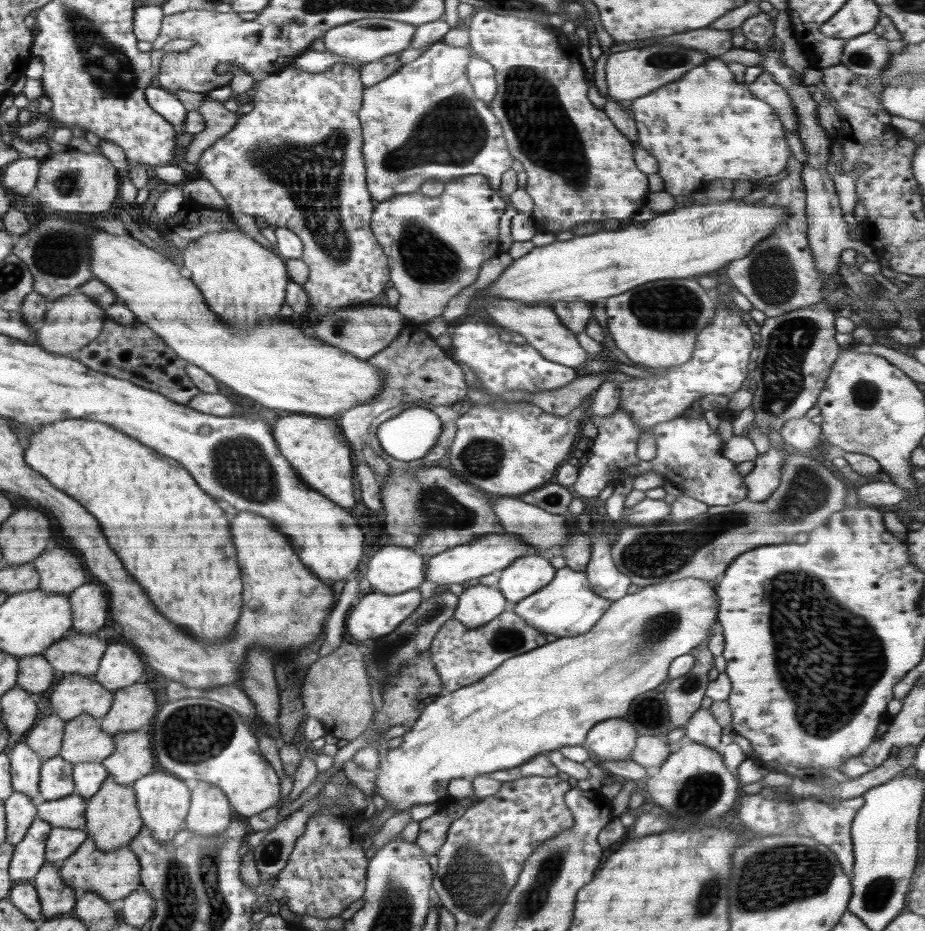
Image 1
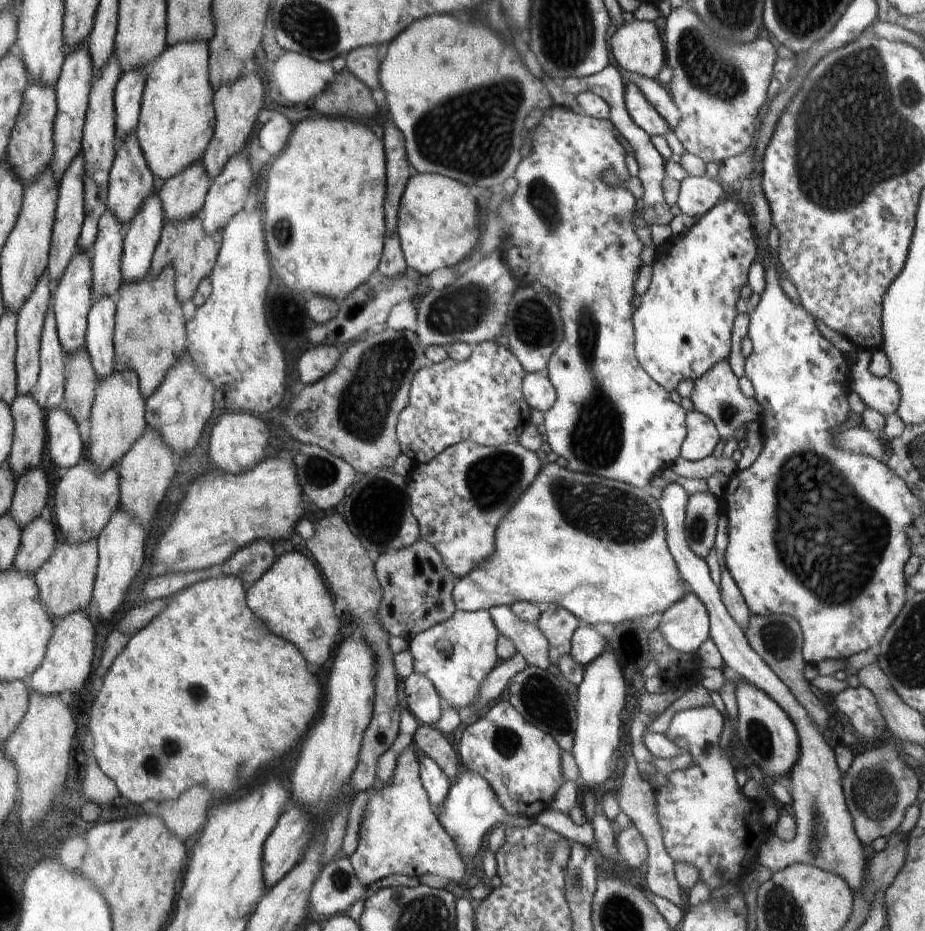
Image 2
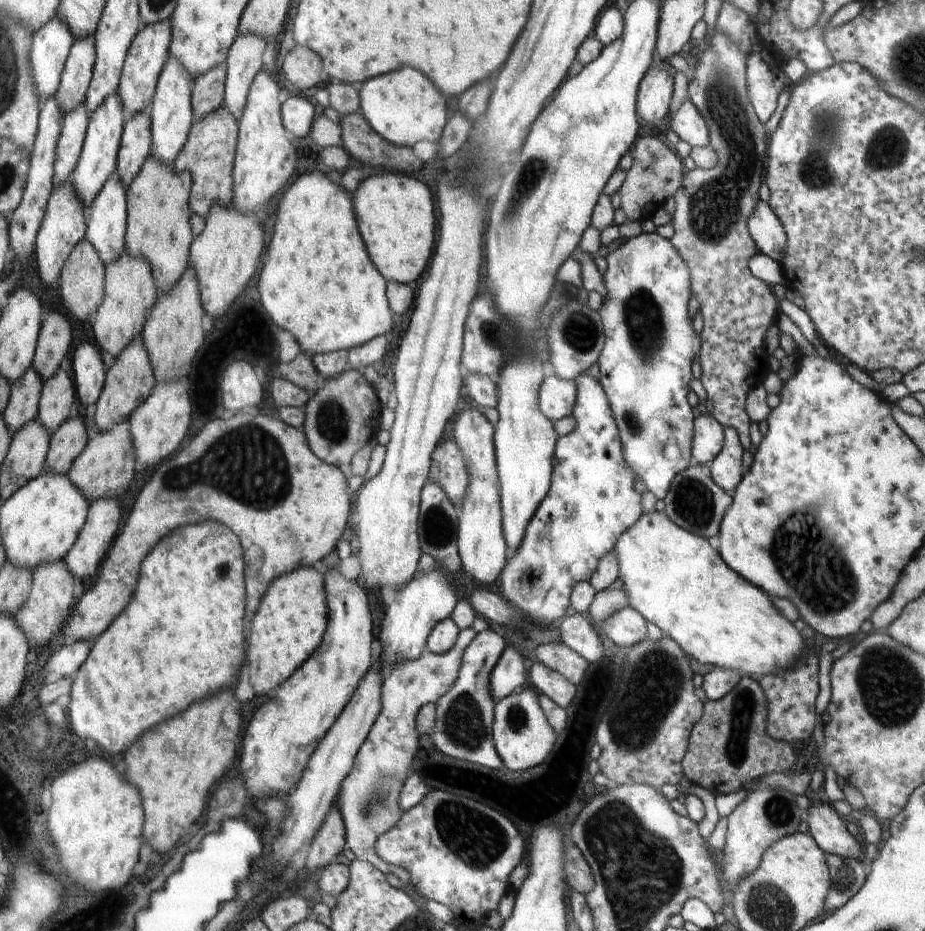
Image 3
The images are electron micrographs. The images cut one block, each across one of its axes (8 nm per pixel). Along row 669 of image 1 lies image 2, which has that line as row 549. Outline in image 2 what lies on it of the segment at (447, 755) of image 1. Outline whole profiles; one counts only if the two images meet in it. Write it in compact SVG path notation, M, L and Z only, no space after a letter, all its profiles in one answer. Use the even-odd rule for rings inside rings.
M556 464L541 466L534 482L520 494L496 528L494 554L458 579L452 591L454 606L462 611L489 610L515 602L560 605L578 620L591 624L620 624L664 612L684 596L676 561L668 544L662 511L647 487L570 472Z

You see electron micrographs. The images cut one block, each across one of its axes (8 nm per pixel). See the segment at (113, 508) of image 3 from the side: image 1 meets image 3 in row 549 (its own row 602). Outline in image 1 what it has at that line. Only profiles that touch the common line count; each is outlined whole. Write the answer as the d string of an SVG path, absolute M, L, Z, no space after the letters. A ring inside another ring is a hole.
M84 583L70 594L73 616L72 632L96 634L108 618L108 596L100 584Z

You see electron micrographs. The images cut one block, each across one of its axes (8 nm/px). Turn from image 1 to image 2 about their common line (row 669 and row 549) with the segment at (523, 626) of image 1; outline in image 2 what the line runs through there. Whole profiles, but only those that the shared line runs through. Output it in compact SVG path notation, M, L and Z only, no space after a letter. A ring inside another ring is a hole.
M469 440L448 446L430 462L413 464L405 481L408 482L408 496L412 514L418 520L420 537L438 550L444 566L454 577L460 579L466 576L474 566L482 564L494 554L494 534L498 524L520 498L520 494L524 494L524 490L534 482L540 469L540 458L519 442L489 447Z

